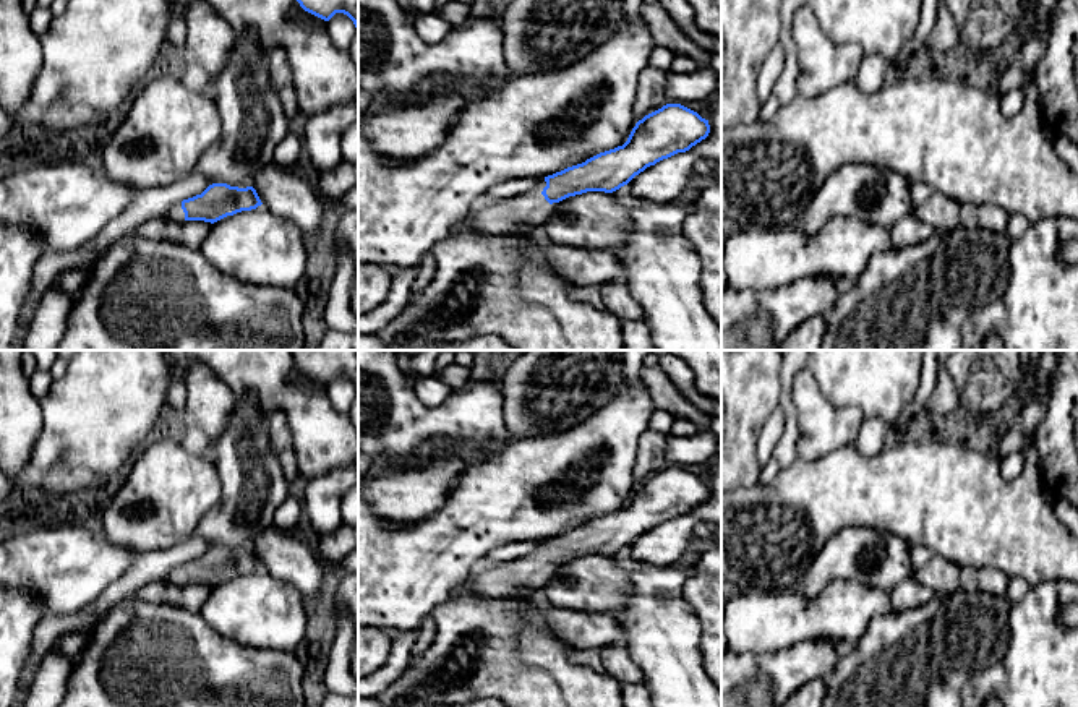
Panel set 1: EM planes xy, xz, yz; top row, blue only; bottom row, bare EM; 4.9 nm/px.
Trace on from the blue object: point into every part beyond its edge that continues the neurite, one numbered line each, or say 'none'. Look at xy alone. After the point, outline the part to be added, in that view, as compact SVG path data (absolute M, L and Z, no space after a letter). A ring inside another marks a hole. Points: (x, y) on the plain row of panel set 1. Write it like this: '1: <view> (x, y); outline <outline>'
1: xy (175, 576); outline M182 566L173 568L173 569L167 574L165 581L169 581L169 582L172 582L172 584L177 584L177 585L185 584L185 576L183 576L183 572L182 572Z

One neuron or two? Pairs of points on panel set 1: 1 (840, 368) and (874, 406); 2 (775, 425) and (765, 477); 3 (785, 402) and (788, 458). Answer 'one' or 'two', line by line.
1: one
2: one
3: one

